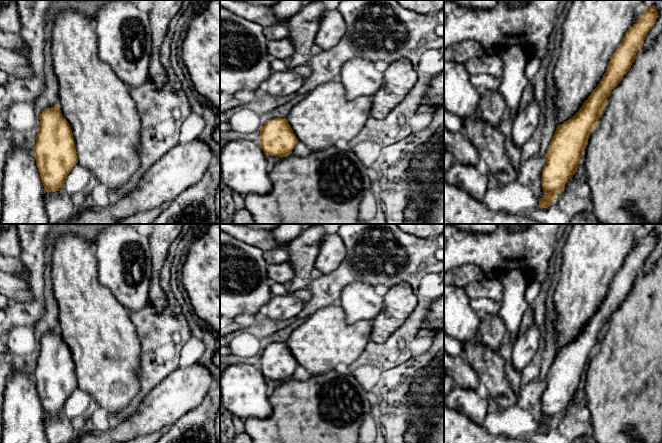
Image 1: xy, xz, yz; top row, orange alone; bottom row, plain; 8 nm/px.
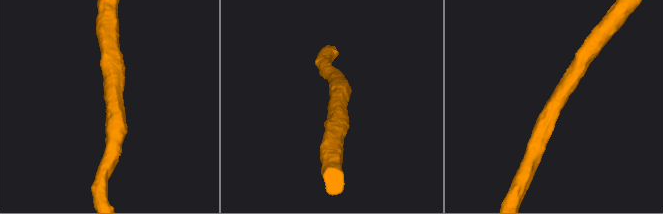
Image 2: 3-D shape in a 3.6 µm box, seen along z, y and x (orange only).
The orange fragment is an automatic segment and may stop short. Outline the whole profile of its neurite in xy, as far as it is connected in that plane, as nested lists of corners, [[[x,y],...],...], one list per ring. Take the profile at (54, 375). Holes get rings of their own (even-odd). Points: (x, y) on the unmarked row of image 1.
[[[59,328],[44,334],[38,343],[40,350],[33,378],[44,414],[56,416],[78,387],[74,361]]]

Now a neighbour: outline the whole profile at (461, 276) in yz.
[[[464,264],[444,273],[444,286],[453,285],[465,288],[473,282],[481,282],[484,278],[484,271],[474,264]]]

